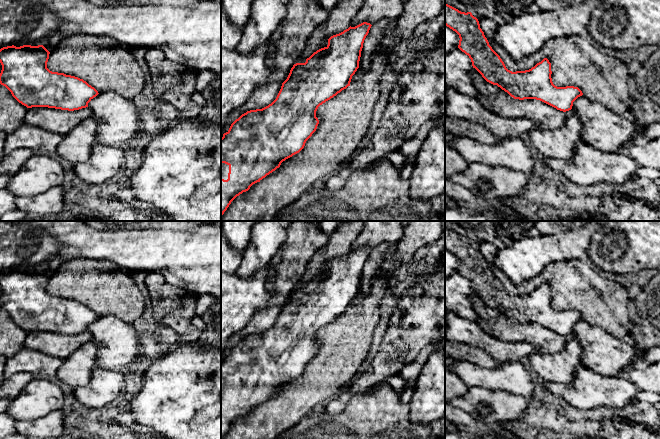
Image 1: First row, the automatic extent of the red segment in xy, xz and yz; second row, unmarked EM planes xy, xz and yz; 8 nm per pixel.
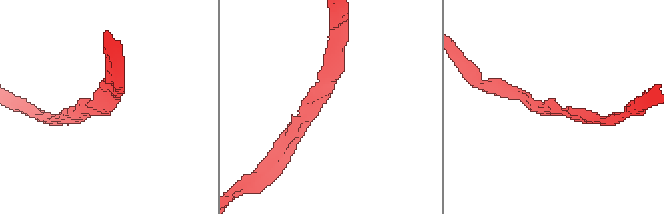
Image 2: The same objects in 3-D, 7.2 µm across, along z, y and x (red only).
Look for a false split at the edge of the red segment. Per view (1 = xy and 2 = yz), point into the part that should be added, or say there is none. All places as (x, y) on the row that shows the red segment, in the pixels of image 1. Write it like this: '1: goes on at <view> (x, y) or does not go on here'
1: does not go on here
2: does not go on here

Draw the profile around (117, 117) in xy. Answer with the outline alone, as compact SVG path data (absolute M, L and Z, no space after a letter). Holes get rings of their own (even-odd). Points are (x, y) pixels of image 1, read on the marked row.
M108 91L91 99L88 107L97 120L96 142L121 147L139 135L139 112L133 100Z

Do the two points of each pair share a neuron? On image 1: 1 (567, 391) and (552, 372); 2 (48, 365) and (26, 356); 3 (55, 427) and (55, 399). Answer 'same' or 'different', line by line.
1: different
2: same
3: different

